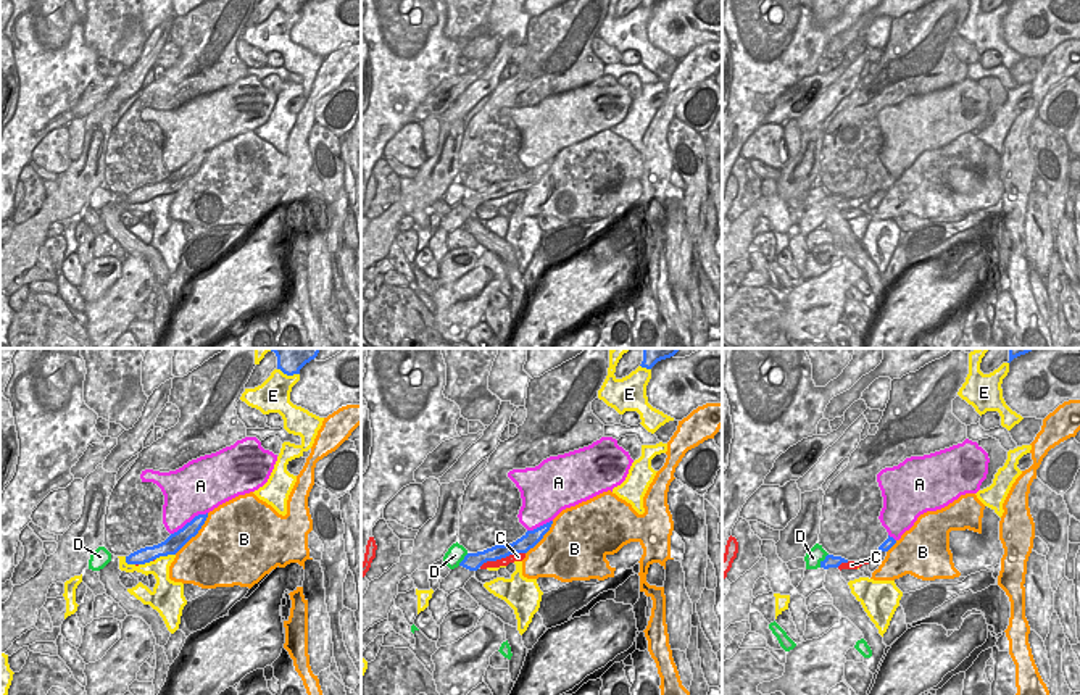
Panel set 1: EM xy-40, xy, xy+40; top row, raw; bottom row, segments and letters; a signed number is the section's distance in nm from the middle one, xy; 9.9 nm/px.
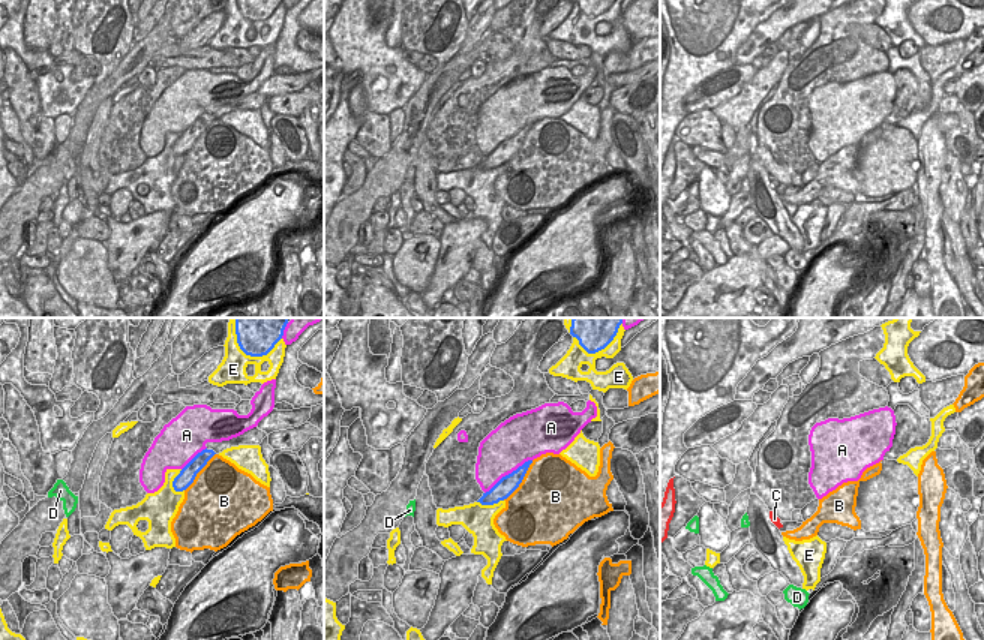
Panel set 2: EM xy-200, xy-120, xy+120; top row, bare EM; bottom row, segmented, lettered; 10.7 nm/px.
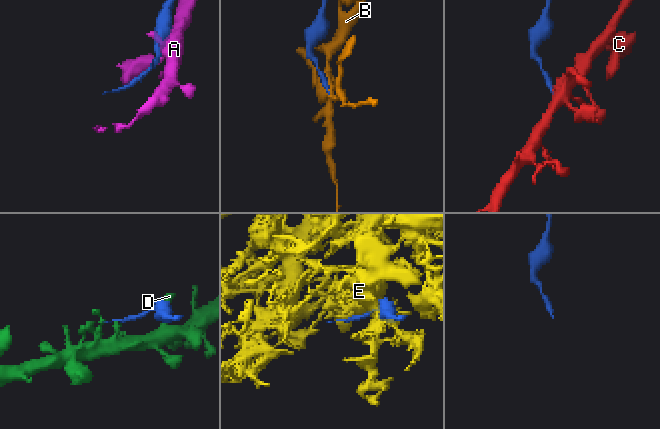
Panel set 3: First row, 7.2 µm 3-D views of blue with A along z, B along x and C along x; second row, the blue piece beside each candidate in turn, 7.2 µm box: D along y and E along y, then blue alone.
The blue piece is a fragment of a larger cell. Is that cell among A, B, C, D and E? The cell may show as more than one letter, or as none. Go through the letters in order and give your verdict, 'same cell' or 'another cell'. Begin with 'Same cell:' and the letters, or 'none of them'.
Same cell: none of them
A: another cell
B: another cell
C: another cell
D: another cell
E: another cell

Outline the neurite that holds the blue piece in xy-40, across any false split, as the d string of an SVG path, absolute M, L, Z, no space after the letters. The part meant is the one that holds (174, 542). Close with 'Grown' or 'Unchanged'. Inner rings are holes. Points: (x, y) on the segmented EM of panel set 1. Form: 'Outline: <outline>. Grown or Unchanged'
Outline: M206 514L195 516L190 522L187 522L182 529L171 534L164 542L140 548L129 556L126 556L127 564L145 564L160 556L176 555L192 537L198 534L201 526L208 518Z. Unchanged

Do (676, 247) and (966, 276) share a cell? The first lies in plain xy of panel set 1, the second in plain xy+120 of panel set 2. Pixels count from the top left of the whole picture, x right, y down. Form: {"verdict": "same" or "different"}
{"verdict": "different"}

